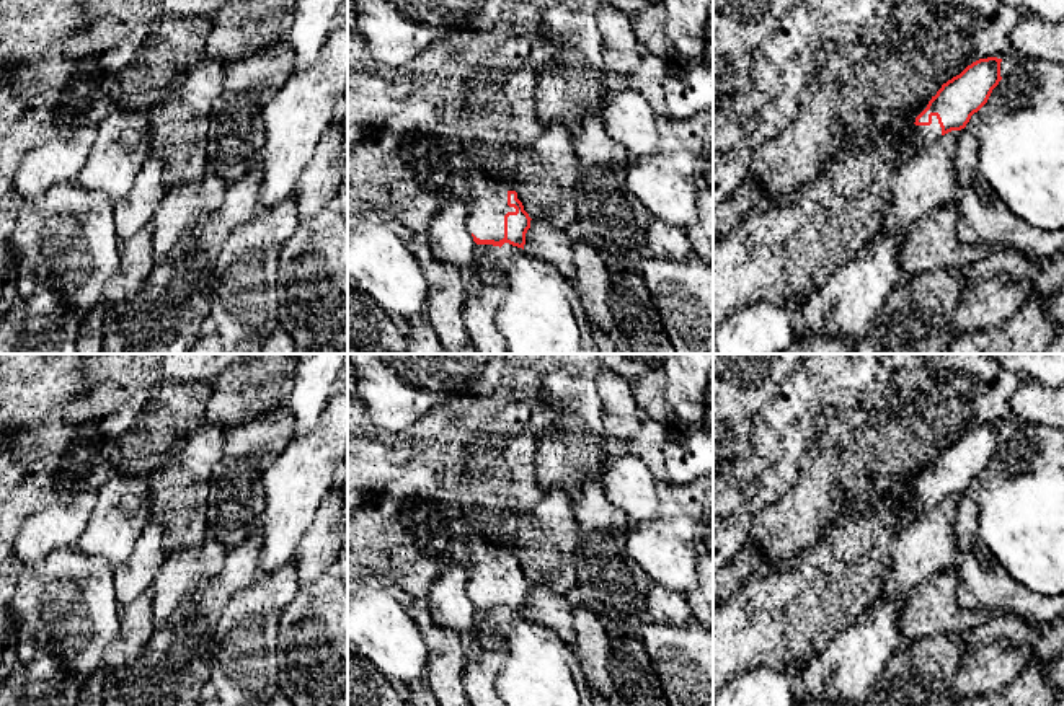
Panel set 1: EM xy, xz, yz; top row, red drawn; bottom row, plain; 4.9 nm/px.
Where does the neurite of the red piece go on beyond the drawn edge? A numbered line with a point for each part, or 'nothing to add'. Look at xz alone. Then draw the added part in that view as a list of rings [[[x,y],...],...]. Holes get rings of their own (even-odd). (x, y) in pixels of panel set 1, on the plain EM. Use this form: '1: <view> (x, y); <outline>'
1: xz (487, 569); [[[475,530],[467,536],[470,541],[467,593],[480,605],[499,607],[504,603],[504,580],[516,577],[508,571],[509,553]]]

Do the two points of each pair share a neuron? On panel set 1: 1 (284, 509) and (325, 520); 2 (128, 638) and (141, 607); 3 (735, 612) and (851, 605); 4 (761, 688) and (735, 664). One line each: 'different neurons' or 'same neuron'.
1: different neurons
2: same neuron
3: same neuron
4: different neurons

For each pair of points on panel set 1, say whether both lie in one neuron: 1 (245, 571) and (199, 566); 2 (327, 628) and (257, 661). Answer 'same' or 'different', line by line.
1: different
2: different

